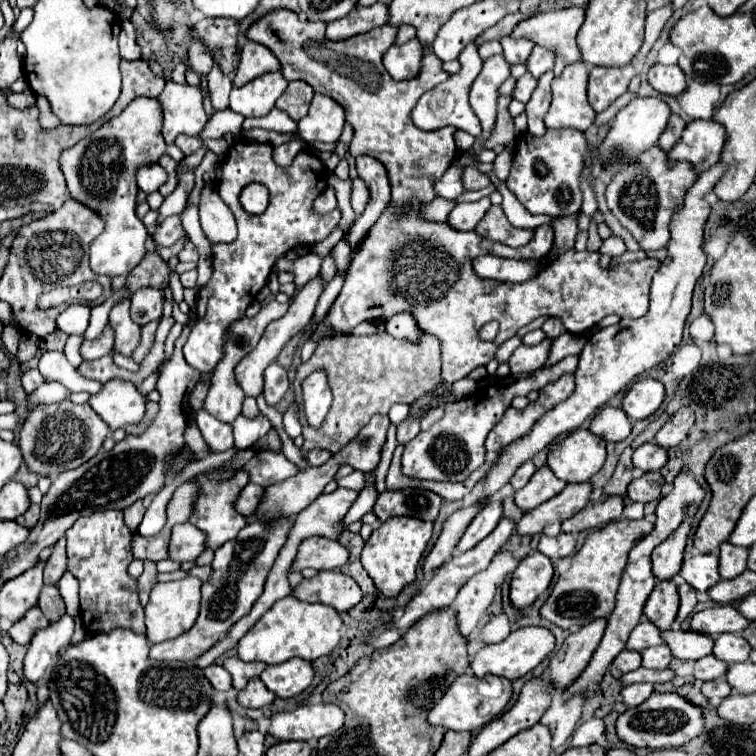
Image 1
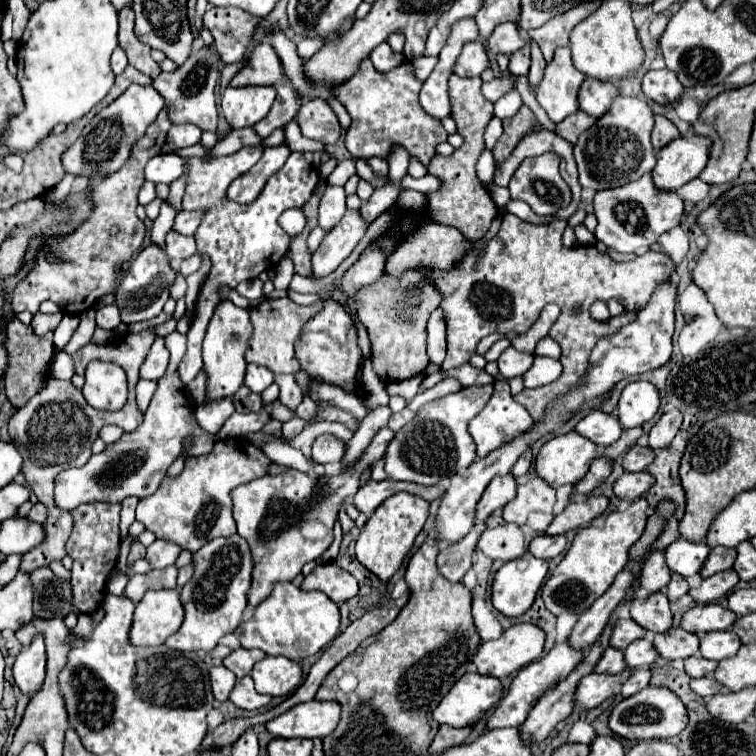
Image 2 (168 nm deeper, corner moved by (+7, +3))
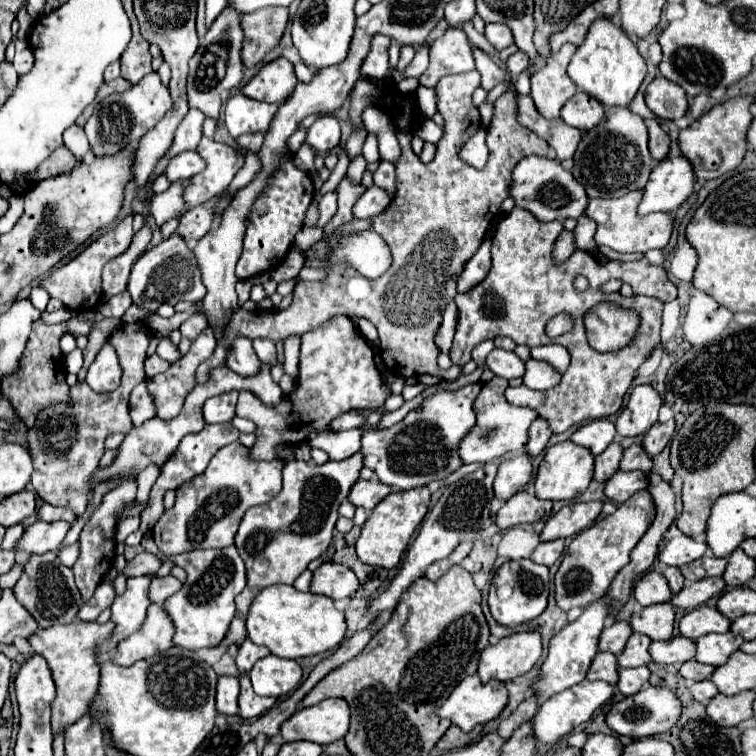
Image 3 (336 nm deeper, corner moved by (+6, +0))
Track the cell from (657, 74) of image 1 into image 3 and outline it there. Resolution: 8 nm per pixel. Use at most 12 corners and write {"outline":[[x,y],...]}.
{"outline":[[666,78],[646,88],[646,104],[658,118],[686,114],[686,92]]}

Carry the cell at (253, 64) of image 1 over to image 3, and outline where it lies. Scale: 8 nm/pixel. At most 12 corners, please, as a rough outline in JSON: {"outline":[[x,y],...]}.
{"outline":[[280,56],[260,68],[242,94],[280,104],[298,80]]}

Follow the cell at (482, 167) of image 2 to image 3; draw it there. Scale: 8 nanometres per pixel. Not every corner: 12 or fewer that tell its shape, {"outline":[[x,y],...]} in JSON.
{"outline":[[478,130],[460,150],[460,158],[478,170],[490,152],[486,130]]}

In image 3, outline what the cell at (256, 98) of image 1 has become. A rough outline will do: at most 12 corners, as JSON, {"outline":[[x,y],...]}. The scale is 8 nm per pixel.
{"outline":[[238,92],[224,108],[234,138],[266,132],[278,104]]}

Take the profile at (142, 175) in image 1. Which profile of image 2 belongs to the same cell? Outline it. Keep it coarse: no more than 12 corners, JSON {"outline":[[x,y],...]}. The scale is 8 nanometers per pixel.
{"outline":[[157,155],[145,167],[145,179],[173,183],[183,175],[185,159]]}

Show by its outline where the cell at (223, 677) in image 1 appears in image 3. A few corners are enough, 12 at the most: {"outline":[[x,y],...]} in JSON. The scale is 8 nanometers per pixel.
{"outline":[[220,676],[216,710],[238,714],[238,678]]}

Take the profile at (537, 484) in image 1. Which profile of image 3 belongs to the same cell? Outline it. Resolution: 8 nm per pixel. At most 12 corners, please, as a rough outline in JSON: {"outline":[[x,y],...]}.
{"outline":[[518,492],[498,510],[498,528],[548,518],[550,500]]}

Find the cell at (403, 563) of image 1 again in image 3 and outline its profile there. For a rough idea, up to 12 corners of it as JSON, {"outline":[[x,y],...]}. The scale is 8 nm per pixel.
{"outline":[[426,486],[392,492],[356,542],[370,566],[396,568],[430,506]]}

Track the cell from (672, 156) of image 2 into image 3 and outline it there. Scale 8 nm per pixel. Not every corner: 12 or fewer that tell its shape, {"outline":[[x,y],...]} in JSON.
{"outline":[[686,156],[656,162],[640,214],[674,212],[696,182]]}

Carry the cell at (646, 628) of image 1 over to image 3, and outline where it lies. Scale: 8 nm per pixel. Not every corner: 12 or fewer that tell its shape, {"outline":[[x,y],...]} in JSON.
{"outline":[[624,620],[602,630],[598,648],[620,656],[632,628]]}

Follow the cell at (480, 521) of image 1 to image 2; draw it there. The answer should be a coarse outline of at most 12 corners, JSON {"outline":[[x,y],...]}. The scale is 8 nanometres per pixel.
{"outline":[[511,473],[493,477],[477,503],[477,521],[515,497]]}

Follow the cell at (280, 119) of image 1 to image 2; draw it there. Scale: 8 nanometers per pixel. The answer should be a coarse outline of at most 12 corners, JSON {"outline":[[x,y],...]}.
{"outline":[[295,121],[285,125],[285,139],[291,151],[323,151],[325,145],[303,137]]}

